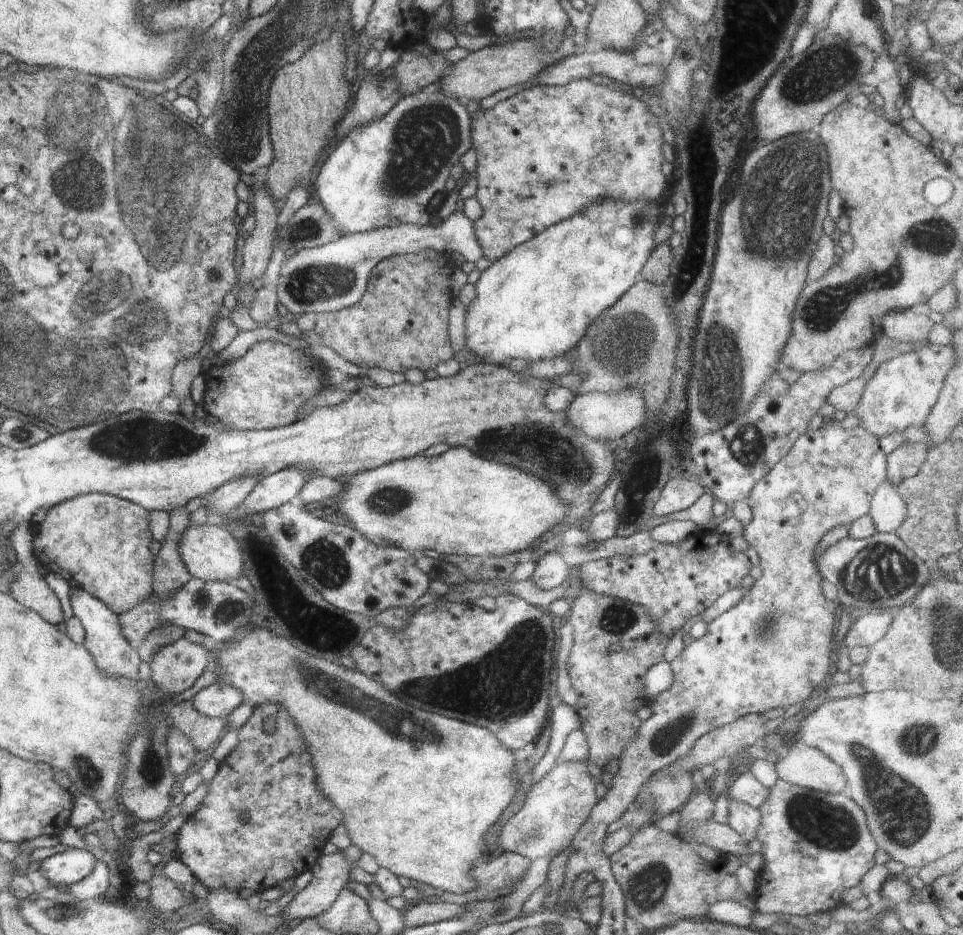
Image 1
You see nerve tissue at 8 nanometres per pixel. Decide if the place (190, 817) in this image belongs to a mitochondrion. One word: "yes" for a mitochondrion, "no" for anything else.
no

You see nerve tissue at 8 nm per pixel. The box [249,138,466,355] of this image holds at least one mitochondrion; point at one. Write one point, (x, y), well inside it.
(318, 283)

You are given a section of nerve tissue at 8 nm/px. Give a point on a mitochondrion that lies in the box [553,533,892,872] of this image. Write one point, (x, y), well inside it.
(832, 826)

